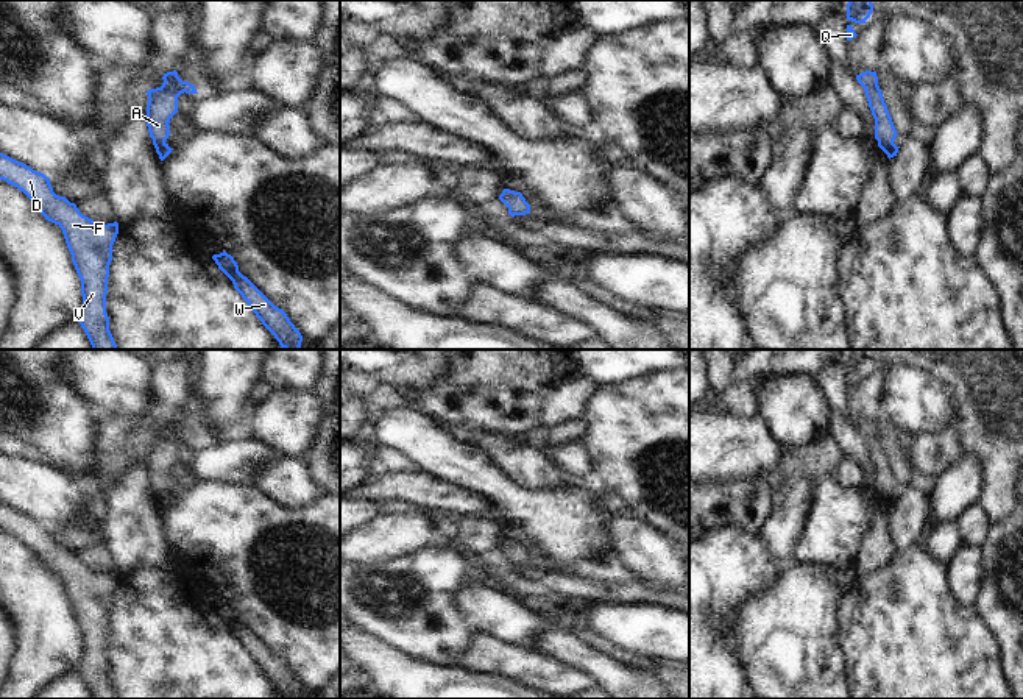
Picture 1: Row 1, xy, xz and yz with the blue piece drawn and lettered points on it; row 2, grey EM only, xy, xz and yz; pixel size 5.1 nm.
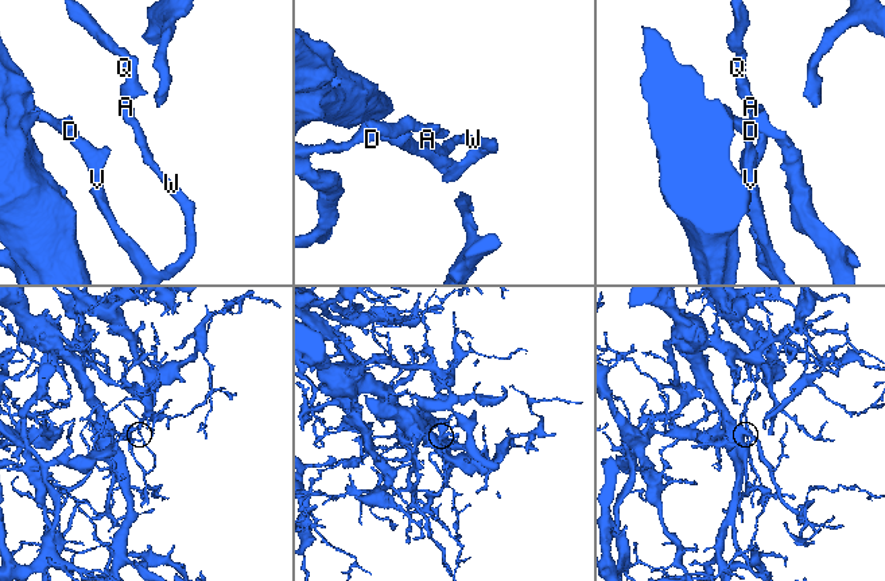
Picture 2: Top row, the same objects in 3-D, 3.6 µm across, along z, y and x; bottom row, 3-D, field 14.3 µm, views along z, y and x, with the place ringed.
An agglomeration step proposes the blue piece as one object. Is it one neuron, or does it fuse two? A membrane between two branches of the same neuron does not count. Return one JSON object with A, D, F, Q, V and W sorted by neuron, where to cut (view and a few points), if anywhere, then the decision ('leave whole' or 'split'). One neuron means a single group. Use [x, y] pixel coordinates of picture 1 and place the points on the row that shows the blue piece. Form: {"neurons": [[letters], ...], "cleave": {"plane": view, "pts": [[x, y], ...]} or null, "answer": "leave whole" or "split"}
{"neurons": [["A", "D", "F", "Q", "V", "W"]], "cleave": null, "answer": "leave whole"}

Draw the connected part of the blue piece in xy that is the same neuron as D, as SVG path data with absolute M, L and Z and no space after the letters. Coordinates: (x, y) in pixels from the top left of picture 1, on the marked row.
M0 153L0 179L22 190L39 208L45 220L62 229L81 279L83 307L78 323L92 350L119 350L106 314L109 264L119 223L95 223L83 215L75 203L56 195L50 178L3 153Z

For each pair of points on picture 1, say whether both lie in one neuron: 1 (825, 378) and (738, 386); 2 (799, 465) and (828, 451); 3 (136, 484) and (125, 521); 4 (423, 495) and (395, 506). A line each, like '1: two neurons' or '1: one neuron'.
1: one neuron
2: one neuron
3: one neuron
4: two neurons

